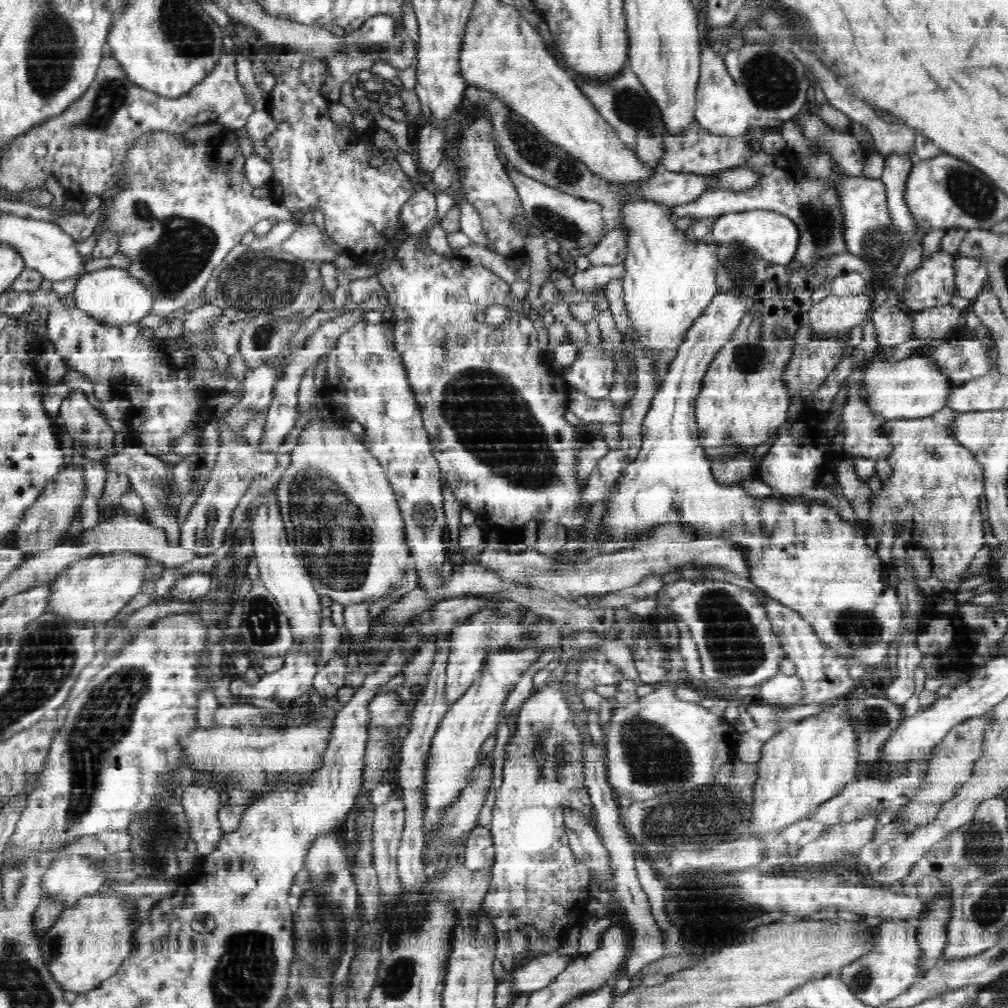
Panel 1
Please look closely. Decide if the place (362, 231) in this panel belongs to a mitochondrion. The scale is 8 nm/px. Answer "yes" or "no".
yes

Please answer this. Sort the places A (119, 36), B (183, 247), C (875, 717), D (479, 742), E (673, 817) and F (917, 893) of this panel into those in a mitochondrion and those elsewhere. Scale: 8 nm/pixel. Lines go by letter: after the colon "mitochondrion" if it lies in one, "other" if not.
A: other
B: mitochondrion
C: mitochondrion
D: other
E: mitochondrion
F: other

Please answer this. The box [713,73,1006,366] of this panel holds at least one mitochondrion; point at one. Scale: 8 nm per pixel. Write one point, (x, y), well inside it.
(975, 197)

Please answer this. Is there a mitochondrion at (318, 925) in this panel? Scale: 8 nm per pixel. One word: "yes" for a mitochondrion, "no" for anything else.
yes

